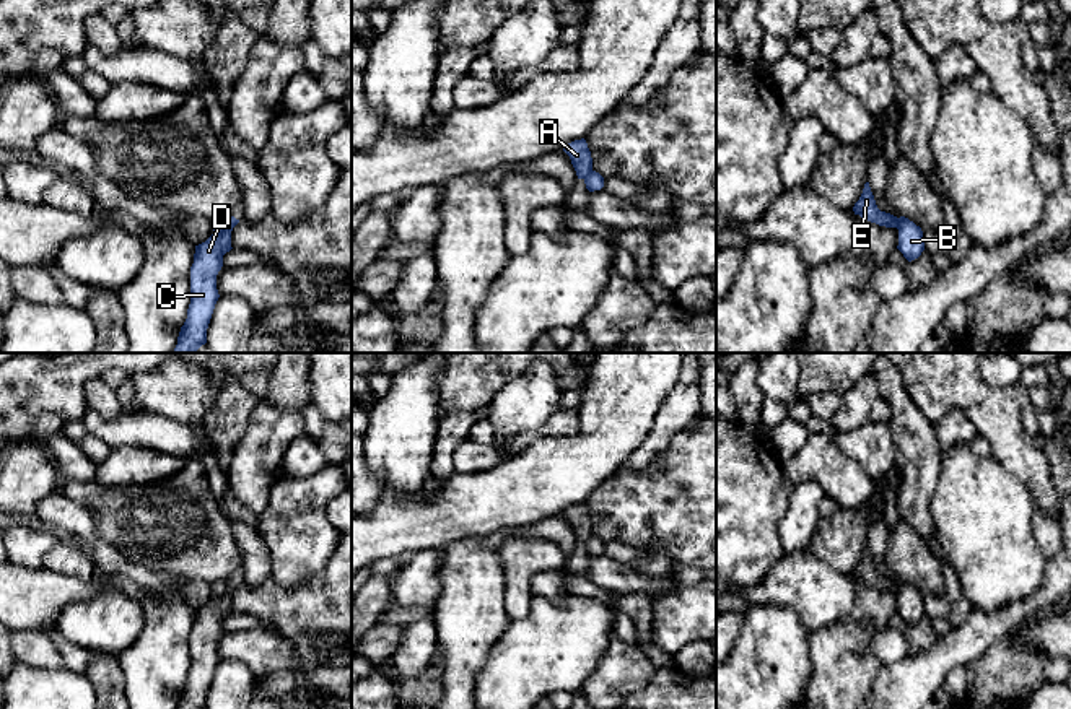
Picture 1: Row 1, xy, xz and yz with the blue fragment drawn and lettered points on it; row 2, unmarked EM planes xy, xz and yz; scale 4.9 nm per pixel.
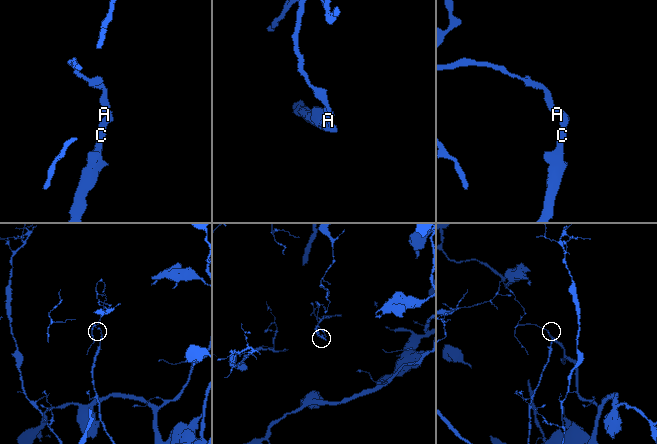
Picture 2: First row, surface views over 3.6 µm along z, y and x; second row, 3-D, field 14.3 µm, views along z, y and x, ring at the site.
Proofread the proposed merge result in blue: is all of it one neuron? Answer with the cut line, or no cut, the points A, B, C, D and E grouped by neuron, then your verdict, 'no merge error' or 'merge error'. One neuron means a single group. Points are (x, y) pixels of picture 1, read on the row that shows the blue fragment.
cut xy (227, 217), (227, 223), (214, 231); groups A E / B C D; merge error

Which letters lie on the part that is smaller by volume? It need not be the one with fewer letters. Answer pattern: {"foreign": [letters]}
{"foreign": ["A", "E"]}

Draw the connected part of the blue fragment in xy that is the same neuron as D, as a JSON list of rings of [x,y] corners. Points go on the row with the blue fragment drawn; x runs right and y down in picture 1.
[[[226,216],[221,231],[213,231],[205,242],[195,246],[190,267],[190,304],[173,353],[195,353],[207,343],[207,328],[220,298],[216,275],[223,267],[223,255],[233,249],[231,231],[238,223],[234,216]]]

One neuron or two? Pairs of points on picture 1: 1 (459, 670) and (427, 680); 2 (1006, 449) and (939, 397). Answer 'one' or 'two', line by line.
1: two
2: one

